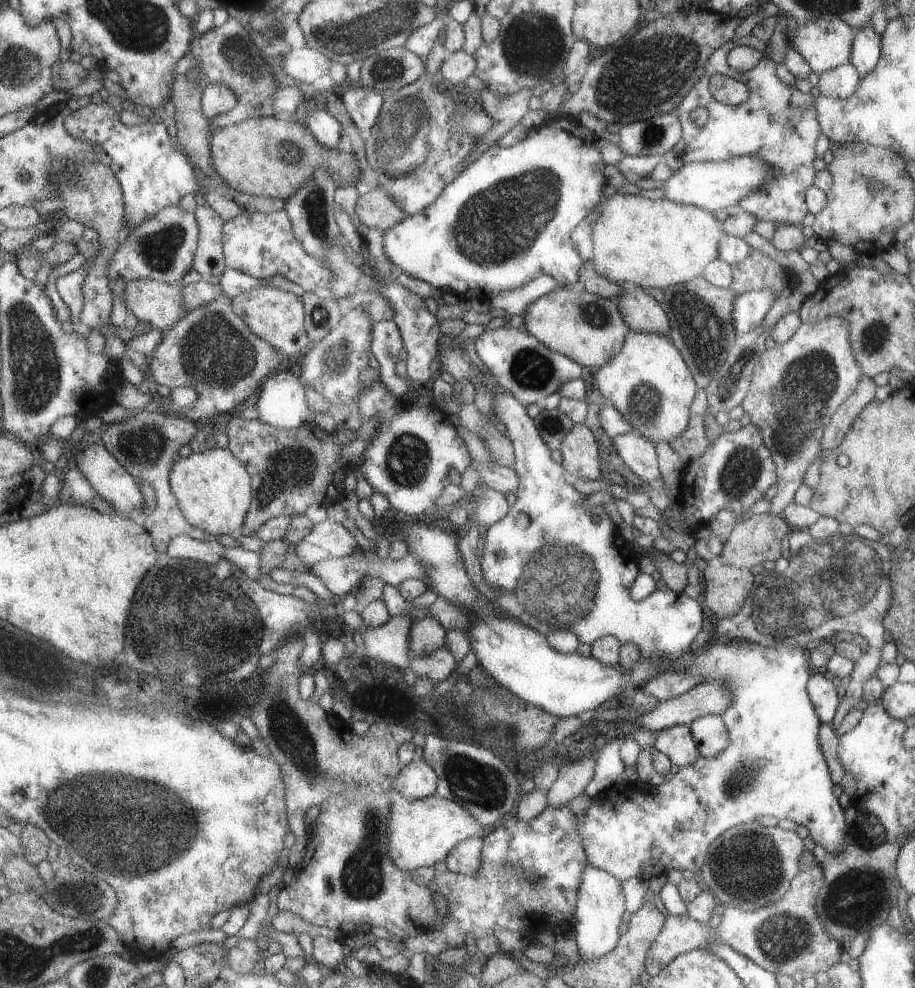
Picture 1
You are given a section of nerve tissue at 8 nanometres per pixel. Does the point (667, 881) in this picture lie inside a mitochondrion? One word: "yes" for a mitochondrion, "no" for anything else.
no

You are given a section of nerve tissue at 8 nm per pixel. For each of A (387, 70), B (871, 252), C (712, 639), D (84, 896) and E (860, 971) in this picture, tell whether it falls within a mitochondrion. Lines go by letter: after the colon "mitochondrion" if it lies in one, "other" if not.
A: mitochondrion
B: other
C: other
D: mitochondrion
E: other

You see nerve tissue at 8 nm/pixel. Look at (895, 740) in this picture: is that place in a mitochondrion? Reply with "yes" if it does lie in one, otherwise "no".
no

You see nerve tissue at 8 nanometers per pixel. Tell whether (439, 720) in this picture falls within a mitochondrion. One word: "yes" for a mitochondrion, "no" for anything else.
no

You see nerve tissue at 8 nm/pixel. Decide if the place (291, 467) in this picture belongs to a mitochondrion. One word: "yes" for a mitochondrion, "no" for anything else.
yes

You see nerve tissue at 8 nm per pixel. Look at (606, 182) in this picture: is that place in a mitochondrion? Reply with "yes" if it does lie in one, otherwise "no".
no

